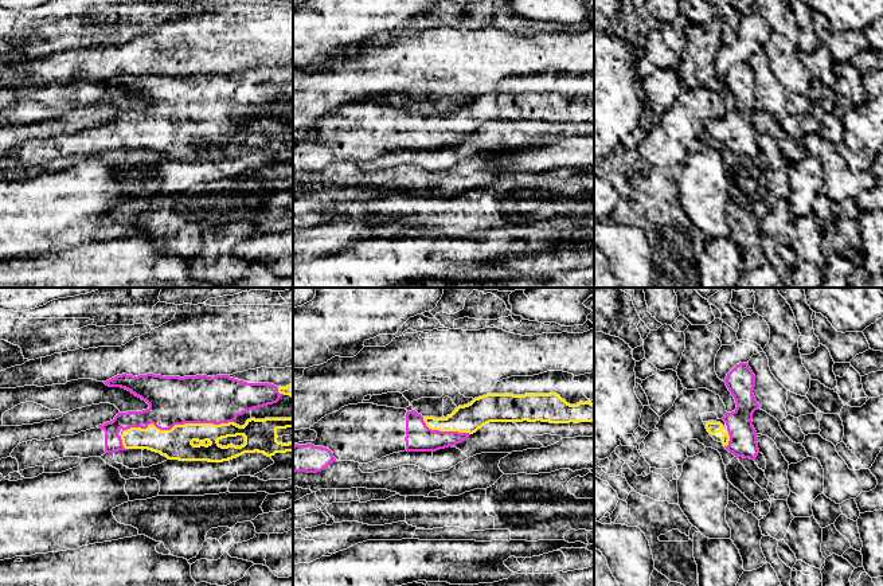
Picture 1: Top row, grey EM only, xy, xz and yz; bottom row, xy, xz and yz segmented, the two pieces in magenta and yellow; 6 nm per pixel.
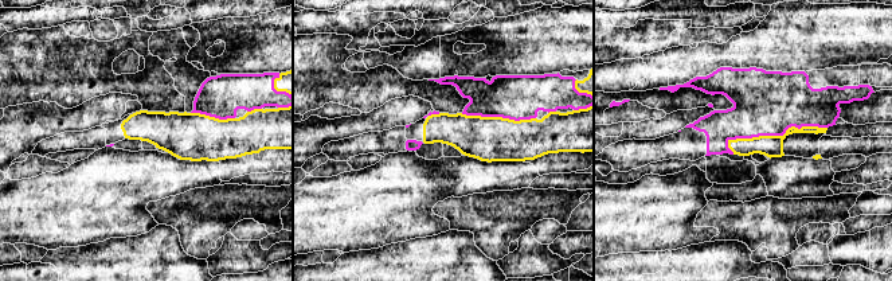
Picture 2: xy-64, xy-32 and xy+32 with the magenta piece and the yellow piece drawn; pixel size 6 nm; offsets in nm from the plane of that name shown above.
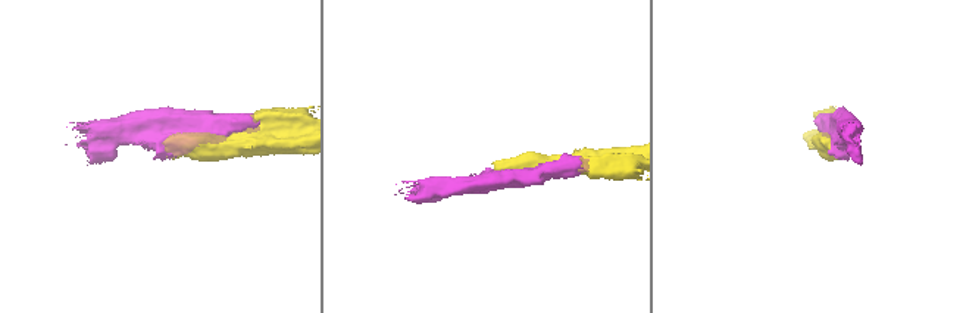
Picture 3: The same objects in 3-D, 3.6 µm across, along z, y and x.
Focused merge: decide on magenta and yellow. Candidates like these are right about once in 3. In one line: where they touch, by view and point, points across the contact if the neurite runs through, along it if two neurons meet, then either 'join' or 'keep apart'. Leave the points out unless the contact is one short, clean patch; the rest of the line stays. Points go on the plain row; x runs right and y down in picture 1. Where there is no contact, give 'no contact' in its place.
meets magenta in xy at (174, 124); join

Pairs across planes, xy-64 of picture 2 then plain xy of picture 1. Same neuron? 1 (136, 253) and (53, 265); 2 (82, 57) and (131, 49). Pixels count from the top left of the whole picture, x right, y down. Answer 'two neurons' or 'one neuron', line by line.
1: one neuron
2: two neurons

